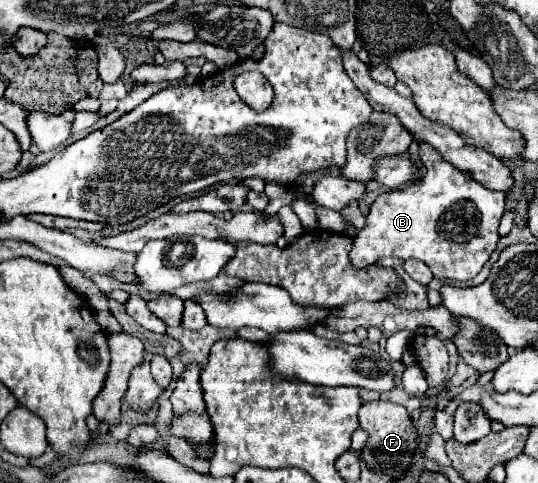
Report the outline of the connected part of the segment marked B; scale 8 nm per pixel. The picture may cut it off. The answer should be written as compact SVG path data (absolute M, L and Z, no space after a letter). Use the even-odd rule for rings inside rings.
M419 144L419 160L423 164L419 180L415 180L409 186L389 190L373 202L365 228L353 238L351 262L355 268L365 268L385 256L393 256L399 260L415 258L425 262L435 278L441 280L449 278L449 280L463 280L463 282L471 280L481 272L491 252L497 248L499 242L497 228L505 212L505 194L485 188L483 184L473 180L471 174L455 168L429 144Z

